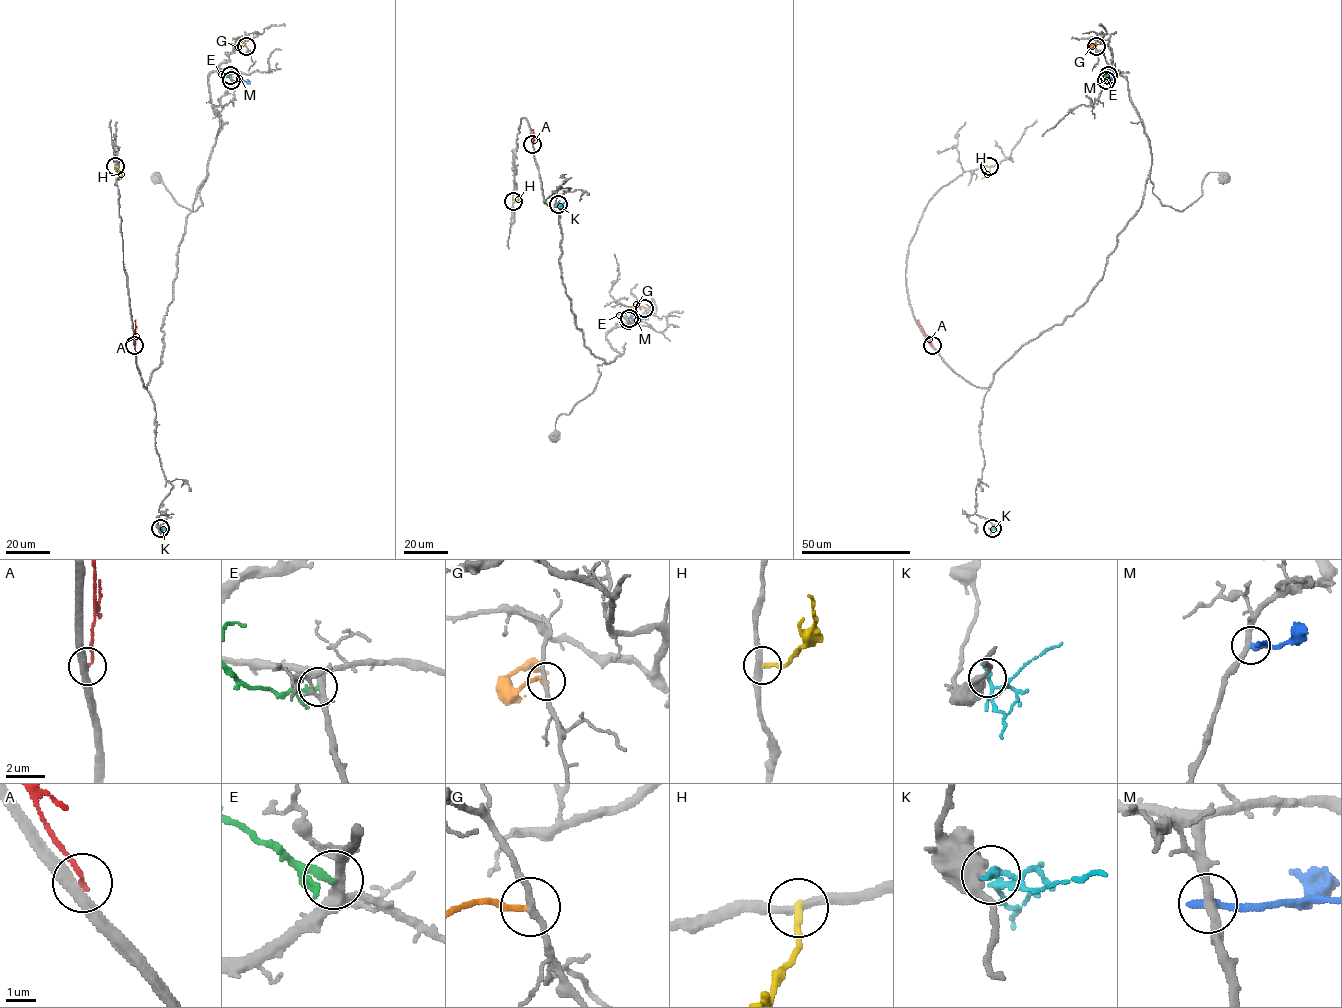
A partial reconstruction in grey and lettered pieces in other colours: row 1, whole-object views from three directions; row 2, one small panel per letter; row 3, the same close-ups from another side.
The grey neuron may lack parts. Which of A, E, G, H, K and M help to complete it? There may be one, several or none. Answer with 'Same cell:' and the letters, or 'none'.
Same cell: none

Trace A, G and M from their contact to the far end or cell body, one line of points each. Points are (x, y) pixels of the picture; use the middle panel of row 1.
A: (532, 144), (533, 130)
G: (644, 308), (635, 303), (631, 313)
M: (630, 318), (645, 318)

